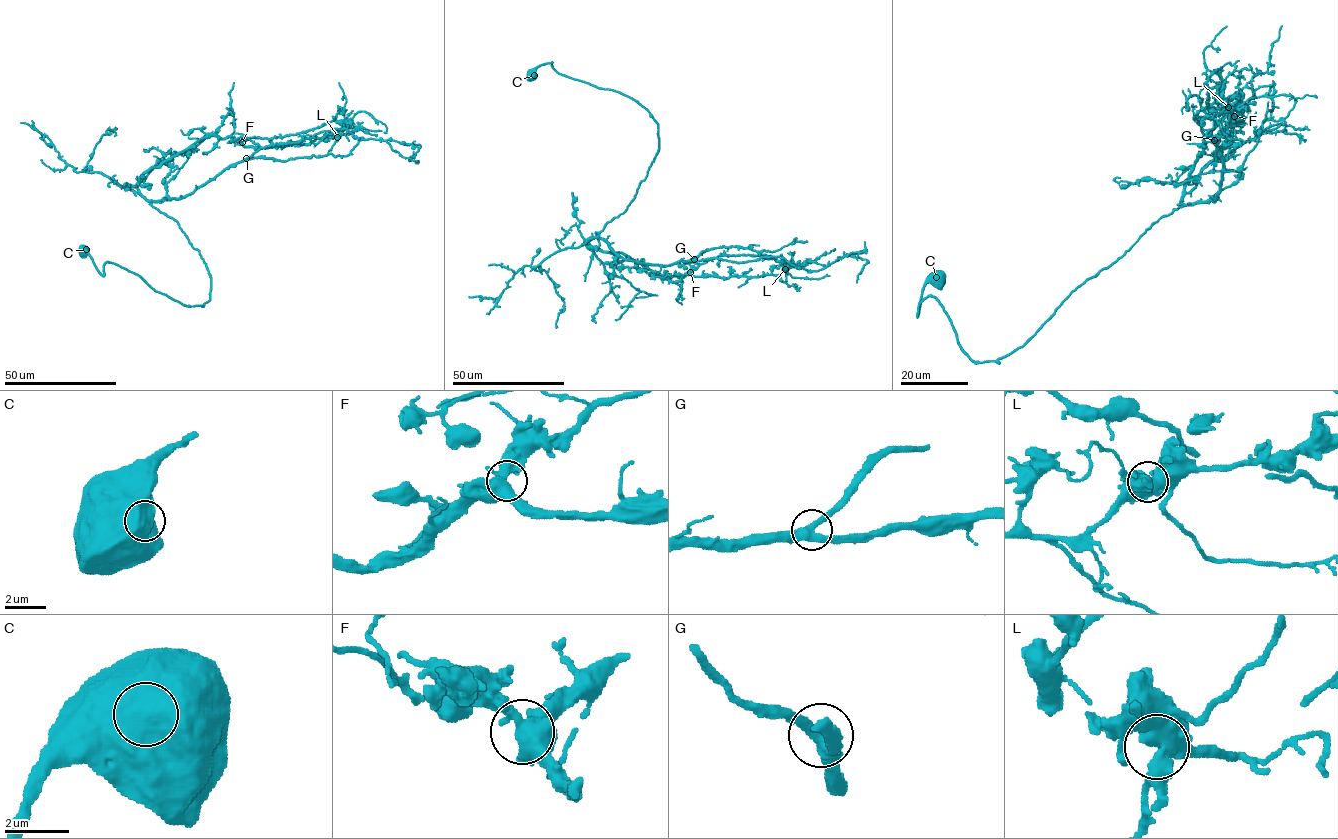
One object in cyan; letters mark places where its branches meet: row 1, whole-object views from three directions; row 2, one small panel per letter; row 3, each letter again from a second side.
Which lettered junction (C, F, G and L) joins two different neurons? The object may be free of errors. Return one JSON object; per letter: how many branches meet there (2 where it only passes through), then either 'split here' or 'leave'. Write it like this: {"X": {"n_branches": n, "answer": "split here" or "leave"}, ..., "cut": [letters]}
{"C": {"n_branches": 3, "answer": "leave"}, "F": {"n_branches": 3, "answer": "leave"}, "G": {"n_branches": 3, "answer": "leave"}, "L": {"n_branches": 3, "answer": "leave"}, "cut": []}

